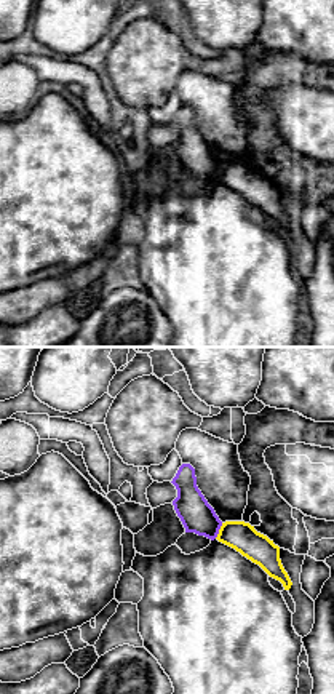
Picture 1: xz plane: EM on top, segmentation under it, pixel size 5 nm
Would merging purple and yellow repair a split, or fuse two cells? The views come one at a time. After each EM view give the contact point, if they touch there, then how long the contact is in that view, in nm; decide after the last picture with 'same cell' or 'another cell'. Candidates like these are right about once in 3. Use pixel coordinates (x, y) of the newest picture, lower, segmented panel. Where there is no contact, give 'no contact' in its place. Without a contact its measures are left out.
contact (218, 531); length 90 nm

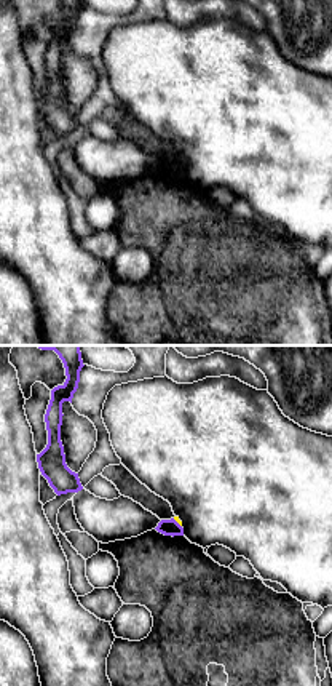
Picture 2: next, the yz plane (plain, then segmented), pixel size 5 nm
contact (177, 523); length 60 nm

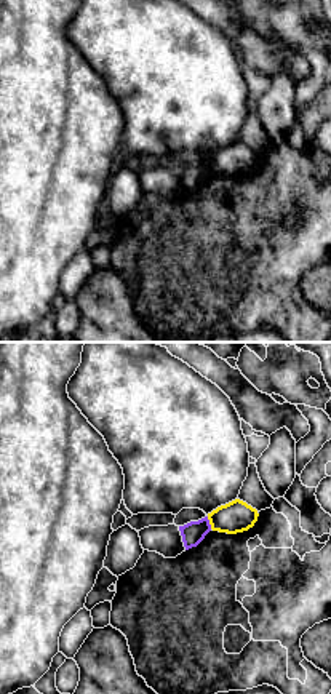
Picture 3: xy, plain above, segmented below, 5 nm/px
contact (208, 523); length 70 nm

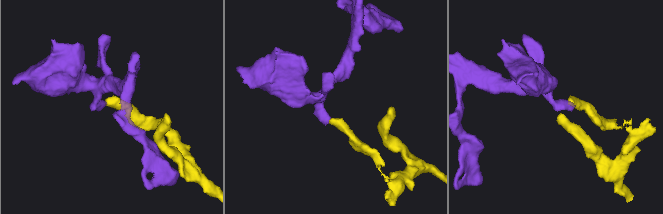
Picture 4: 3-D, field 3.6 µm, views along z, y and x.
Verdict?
another cell

